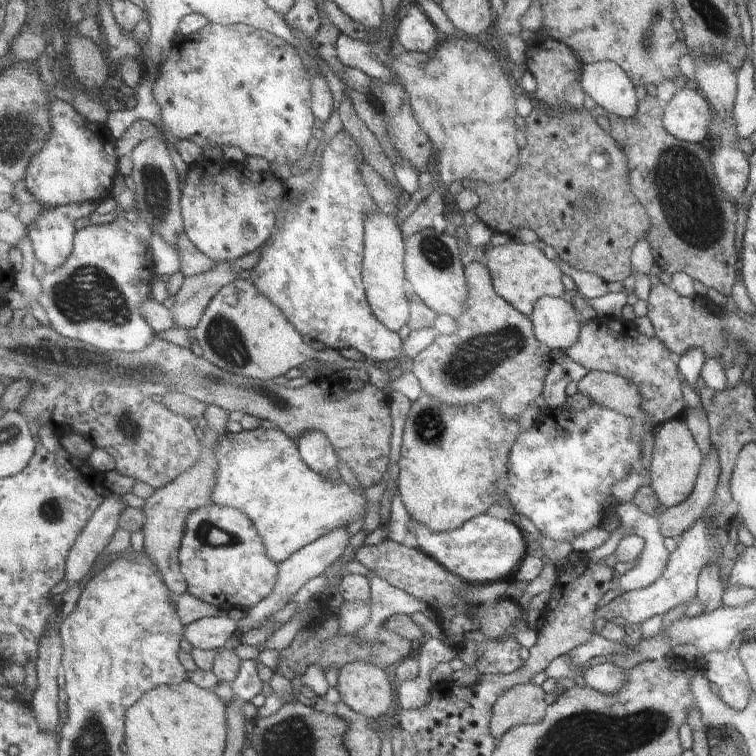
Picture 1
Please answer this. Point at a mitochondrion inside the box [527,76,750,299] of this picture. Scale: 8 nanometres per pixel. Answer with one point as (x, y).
(692, 214)

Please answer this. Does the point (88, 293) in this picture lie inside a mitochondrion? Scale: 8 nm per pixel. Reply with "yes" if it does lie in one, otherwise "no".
yes

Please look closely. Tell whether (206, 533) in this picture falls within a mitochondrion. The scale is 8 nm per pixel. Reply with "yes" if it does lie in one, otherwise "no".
yes

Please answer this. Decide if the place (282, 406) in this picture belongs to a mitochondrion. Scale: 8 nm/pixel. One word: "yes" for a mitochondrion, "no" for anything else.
yes

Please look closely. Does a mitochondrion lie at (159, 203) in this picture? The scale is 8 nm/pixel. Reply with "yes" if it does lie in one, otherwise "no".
yes

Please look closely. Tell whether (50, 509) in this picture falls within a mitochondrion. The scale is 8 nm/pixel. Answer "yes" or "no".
yes

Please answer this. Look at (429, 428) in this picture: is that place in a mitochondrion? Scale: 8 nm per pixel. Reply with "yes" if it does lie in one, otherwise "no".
yes

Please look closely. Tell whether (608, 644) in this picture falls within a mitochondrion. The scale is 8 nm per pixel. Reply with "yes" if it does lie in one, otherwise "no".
no

